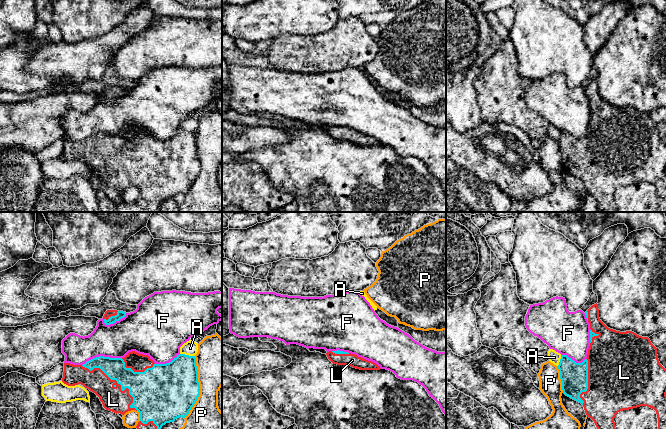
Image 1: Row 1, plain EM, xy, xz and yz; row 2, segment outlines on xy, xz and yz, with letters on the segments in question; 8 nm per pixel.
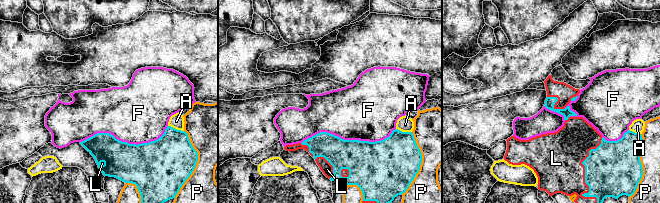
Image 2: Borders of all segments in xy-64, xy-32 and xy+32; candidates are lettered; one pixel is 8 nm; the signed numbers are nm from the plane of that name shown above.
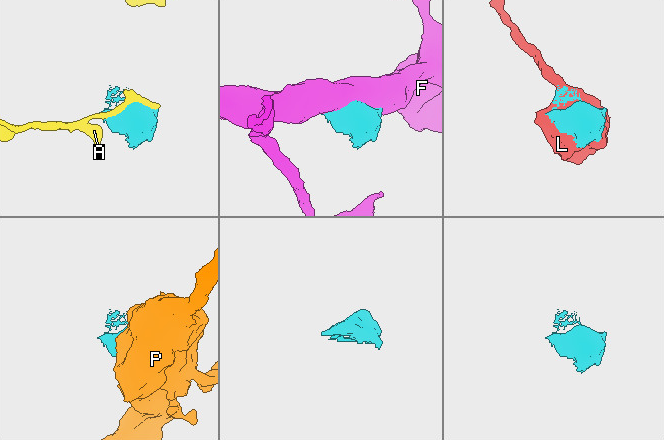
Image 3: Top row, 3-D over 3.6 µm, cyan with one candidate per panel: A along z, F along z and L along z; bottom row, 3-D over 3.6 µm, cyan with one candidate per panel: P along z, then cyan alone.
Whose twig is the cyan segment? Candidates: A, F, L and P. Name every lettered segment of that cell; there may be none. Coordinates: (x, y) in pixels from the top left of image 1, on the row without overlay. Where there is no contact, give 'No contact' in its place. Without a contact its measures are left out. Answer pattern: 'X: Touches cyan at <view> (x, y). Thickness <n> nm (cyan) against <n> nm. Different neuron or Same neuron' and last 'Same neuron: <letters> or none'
A: Touches cyan at xy (187, 131). Thickness 360 nm (cyan) against 120 nm. Different neuron
F: Touches cyan at xy (101, 132). Thickness 170 nm (cyan) against 280 nm. Different neuron
L: Touches cyan at xy (118, 159). Thickness 280 nm (cyan) against 190 nm. Same neuron
P: Touches cyan at xy (199, 163). Thickness 440 nm (cyan) against 360 nm. Different neuron
Same neuron: L

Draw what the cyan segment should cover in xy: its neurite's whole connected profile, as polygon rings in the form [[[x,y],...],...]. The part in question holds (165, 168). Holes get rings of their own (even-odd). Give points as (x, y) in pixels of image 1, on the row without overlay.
[[[129,128],[124,134],[110,134],[99,132],[87,137],[83,141],[64,139],[62,158],[68,162],[83,161],[95,169],[106,186],[124,191],[136,186],[140,189],[140,197],[136,204],[148,212],[159,212],[159,208],[166,199],[174,198],[177,194],[185,194],[200,171],[198,146],[195,132],[179,130],[171,138],[156,140],[148,131]]]

